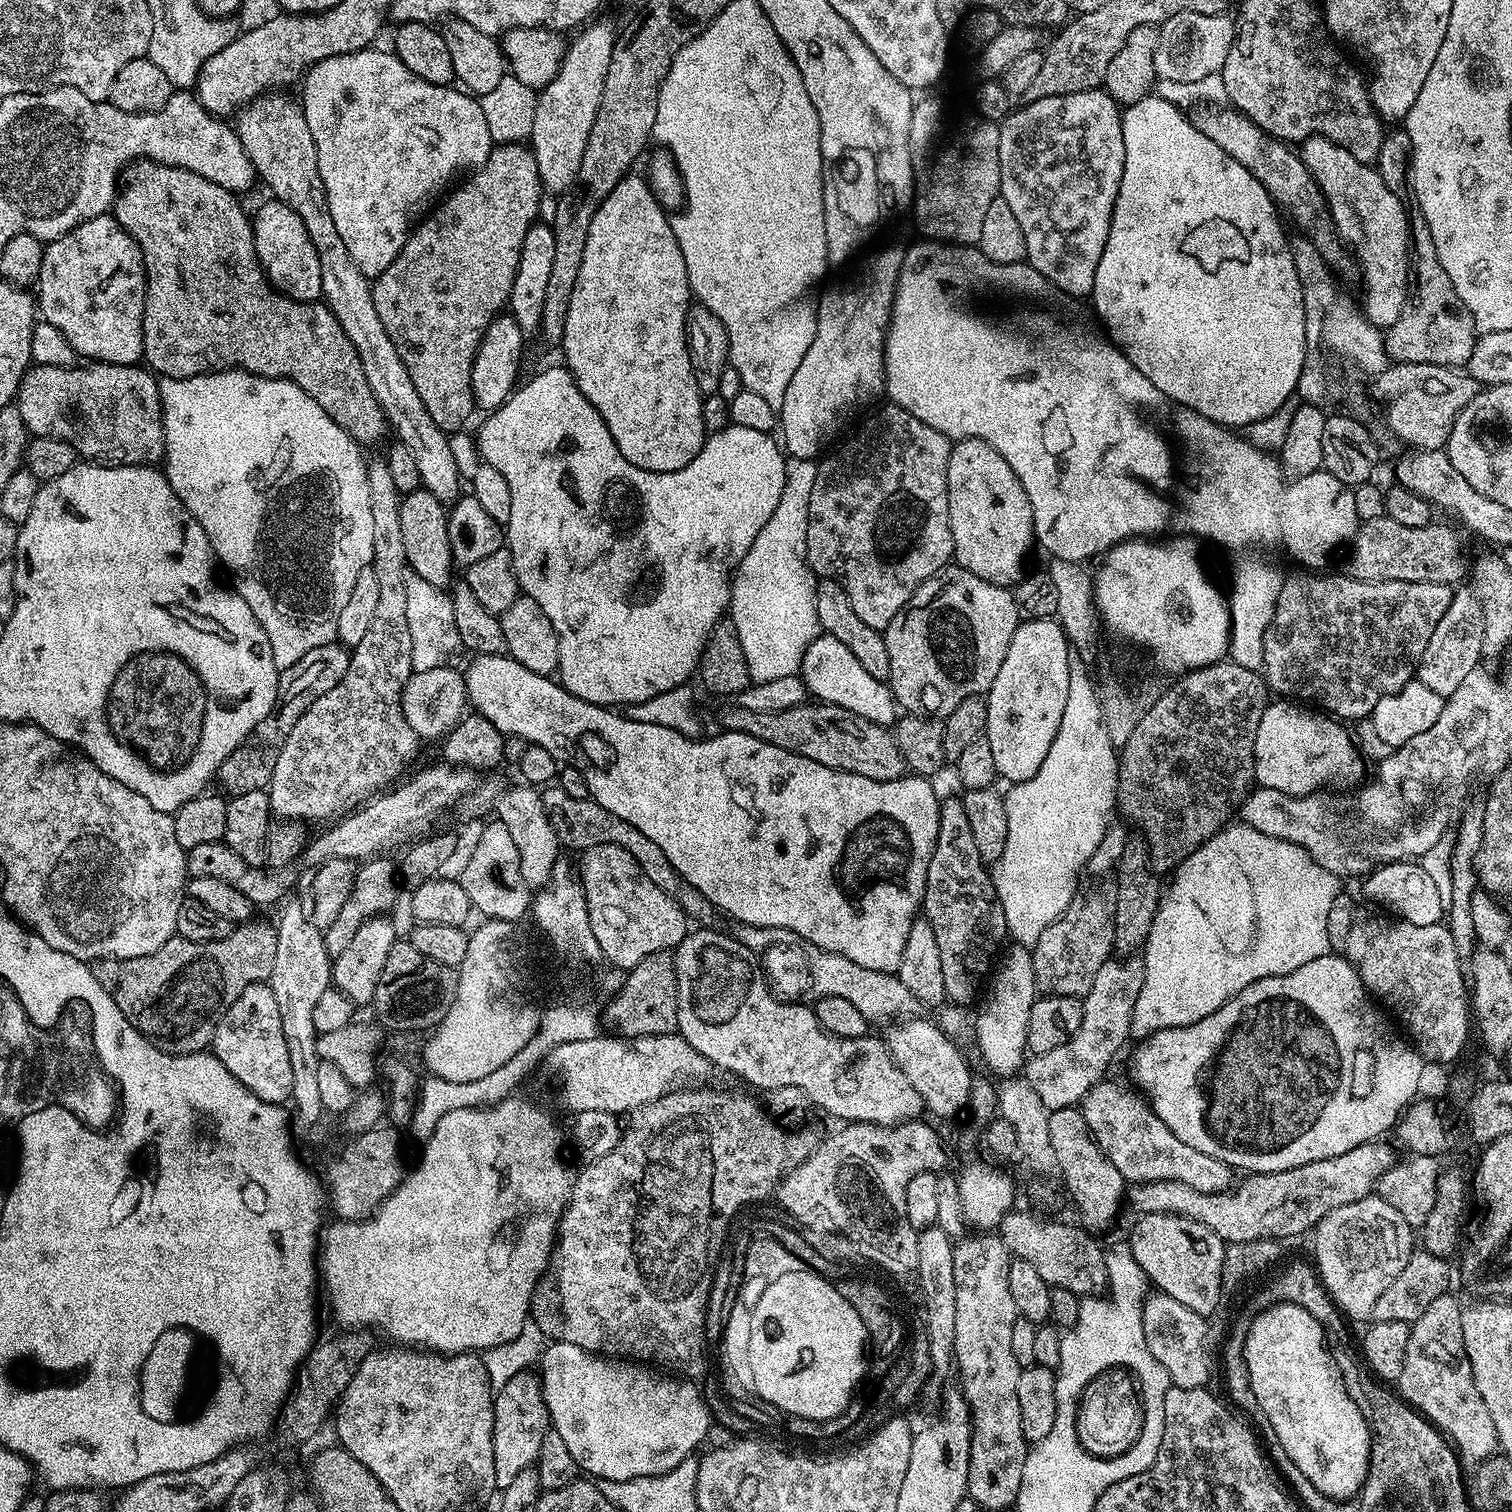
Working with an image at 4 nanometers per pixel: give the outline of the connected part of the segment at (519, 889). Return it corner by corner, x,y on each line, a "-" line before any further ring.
495,818
489,819
488,822
481,830
464,869
458,873
458,879
466,890
466,898
470,898
477,913
480,911
488,920
516,922
516,919
529,915
534,896
522,878
518,846
514,846
514,837
511,836
510,830
506,830
506,826

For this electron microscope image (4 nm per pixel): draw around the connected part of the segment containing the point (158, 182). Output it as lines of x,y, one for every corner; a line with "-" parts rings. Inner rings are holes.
134,160
122,173
122,183
119,185
116,193
116,199
114,201
114,215
116,221
119,222
120,227
132,235
138,242
140,247
140,253
144,259
144,276
148,280
148,289
144,295
144,313
142,314
142,346
144,347
144,355
142,357
143,363
147,365
149,369
157,377
167,378
170,380
177,380
178,378
194,378
195,376
203,376
205,372
219,372
221,370
236,370
240,369
245,372
252,372
256,376
269,376
275,380
293,380
297,386
303,390
307,396
314,398
314,402
318,402
318,406
322,406
322,410
326,410
326,414
330,414
330,418
334,418
334,422
338,422
338,426
342,426
342,430
346,430
348,435
361,446
367,446
367,444
376,444
384,435
389,435
390,429
388,427
388,419
384,416
382,406
378,406
378,398
374,398
374,390
370,390
370,382
366,382
366,373
362,370
362,362
358,360
358,350
354,350
354,342
350,342
350,338
346,338
346,330
342,330
342,326
338,322
338,318
328,309
328,305
323,302
309,302
306,300
294,300
290,296
284,295
283,292
272,287
268,283
267,276
264,275
264,267
260,265
260,259
256,253
256,247
254,246
254,234
252,233
252,221
249,213
244,213
244,208
239,204
237,197
230,190
226,190
222,186
218,186
218,182
210,182
210,178
202,178
202,174
194,174
190,170
182,170
181,168
175,168
174,166
166,166
165,164
156,164
152,160

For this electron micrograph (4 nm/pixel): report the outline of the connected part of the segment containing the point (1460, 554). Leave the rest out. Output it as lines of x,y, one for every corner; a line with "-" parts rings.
1386,514
1382,518
1363,521
1350,541
1352,553
1348,556
1347,575
1353,580
1405,580
1406,582
1438,582
1439,584
1459,585
1460,580
1469,575
1470,556
1464,553
1460,536
1448,524
1433,522
1426,526
1402,526

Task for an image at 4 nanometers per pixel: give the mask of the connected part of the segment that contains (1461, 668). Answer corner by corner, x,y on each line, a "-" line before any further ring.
1460,586
1452,593
1452,601
1442,614
1442,619
1438,621
1438,626
1434,626
1434,634
1430,634
1430,642
1426,642
1426,650
1420,659
1420,665
1416,667
1415,679
1421,680
1434,694
1447,698
1462,686
1462,681
1466,679
1466,674
1474,670
1481,663
1484,651
1482,650
1482,634
1484,633
1484,615
1480,605
1480,597
1472,591
1471,587

